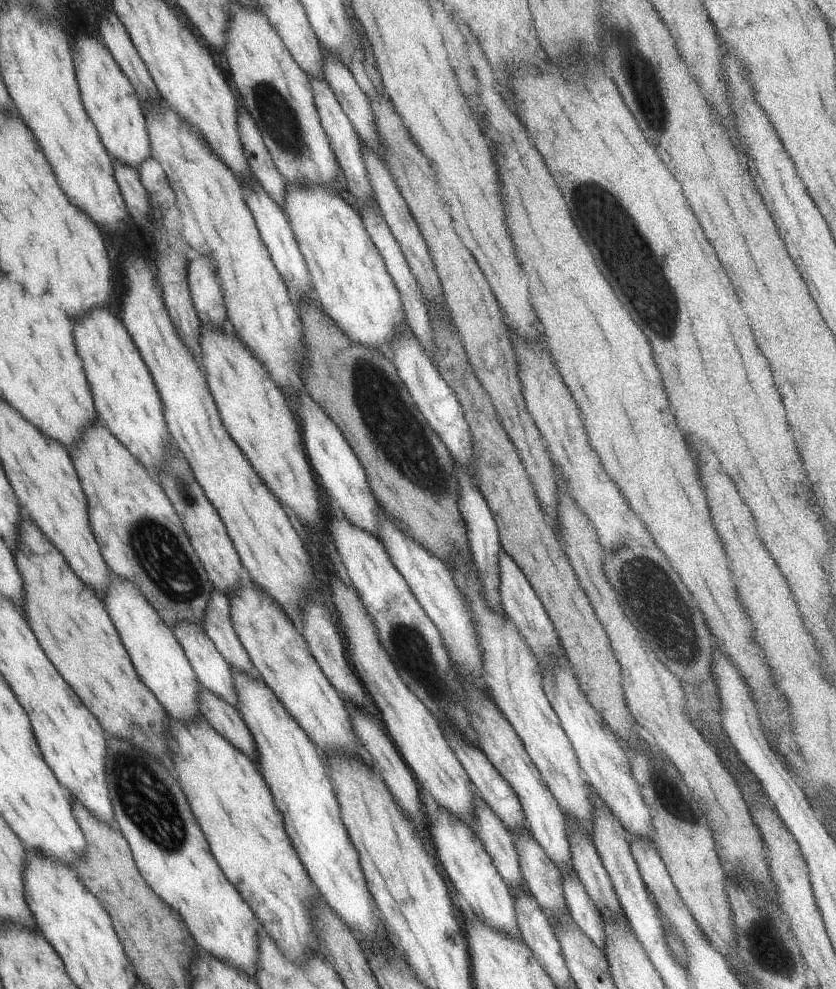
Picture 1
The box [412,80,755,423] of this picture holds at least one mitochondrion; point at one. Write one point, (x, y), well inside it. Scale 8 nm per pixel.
(631, 263)

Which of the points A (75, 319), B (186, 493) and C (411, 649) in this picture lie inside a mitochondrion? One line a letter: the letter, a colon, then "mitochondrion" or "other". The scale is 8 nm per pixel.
A: other
B: mitochondrion
C: mitochondrion

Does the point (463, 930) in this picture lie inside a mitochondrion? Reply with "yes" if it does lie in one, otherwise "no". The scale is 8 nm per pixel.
no

